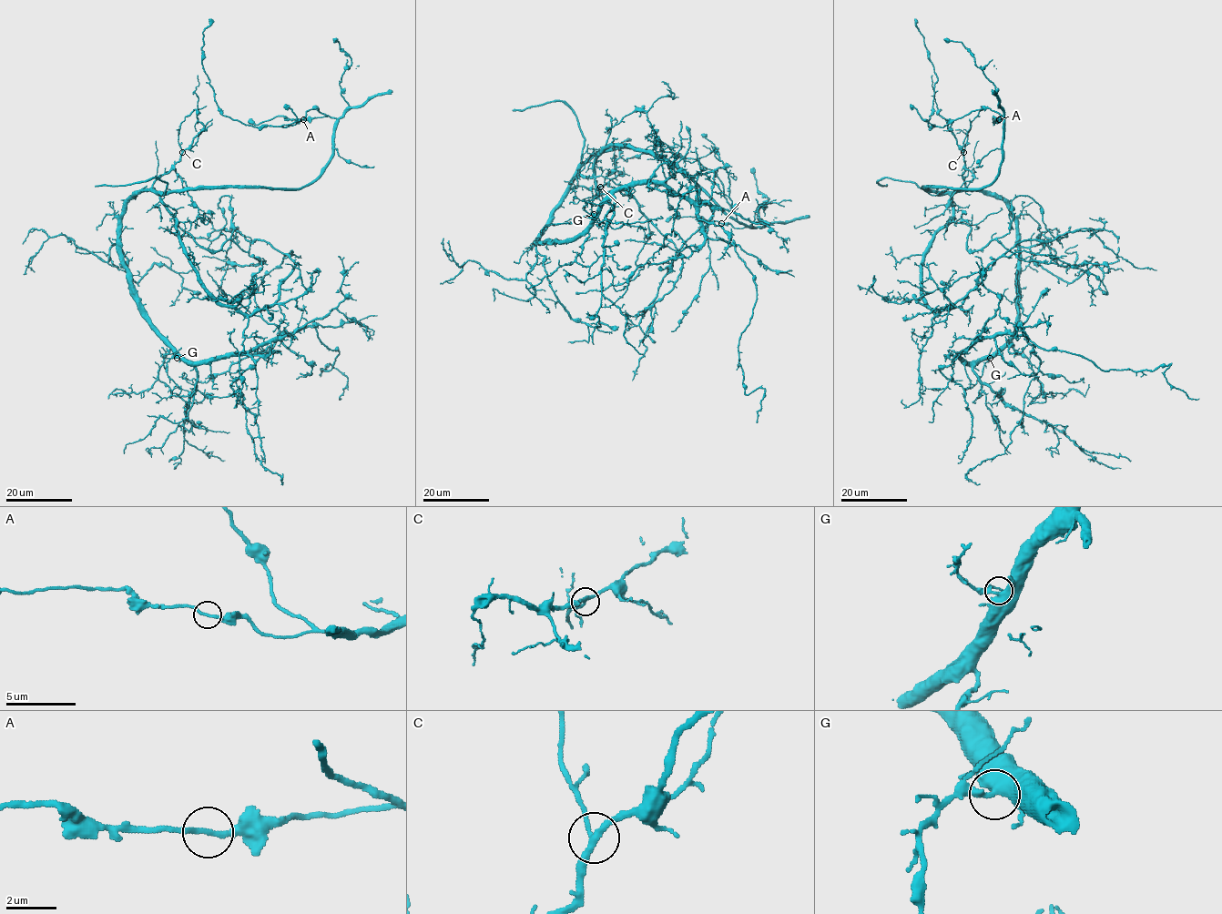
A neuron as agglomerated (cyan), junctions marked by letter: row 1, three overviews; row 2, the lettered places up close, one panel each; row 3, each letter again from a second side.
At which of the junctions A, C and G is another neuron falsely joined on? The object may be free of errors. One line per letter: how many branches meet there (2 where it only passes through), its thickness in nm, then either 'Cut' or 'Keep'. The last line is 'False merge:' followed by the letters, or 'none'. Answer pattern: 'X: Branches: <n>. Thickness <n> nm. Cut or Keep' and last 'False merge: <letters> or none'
A: Branches: 2. Thickness 200 nm. Keep
C: Branches: 3. Thickness 240 nm. Keep
G: Branches: 2. Thickness 480 nm. Keep
False merge: none

